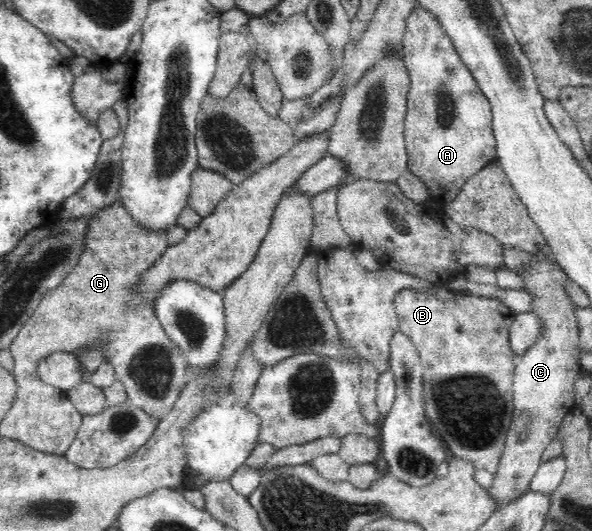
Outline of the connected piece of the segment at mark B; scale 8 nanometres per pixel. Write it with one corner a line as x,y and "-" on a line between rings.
433,285
429,292
419,292
416,288
401,289
394,300
400,331
407,334
419,351
421,364
423,368
423,402
425,402
425,413
433,431
439,436
445,444
447,451
455,457
466,459
476,468
486,469
487,471
496,472
498,465
505,449
505,439
509,427
512,425
514,415
513,403
513,375
515,373
515,353
511,350
509,342
510,328
513,326
515,315
509,310
506,304
493,297
475,296
454,292
445,285

